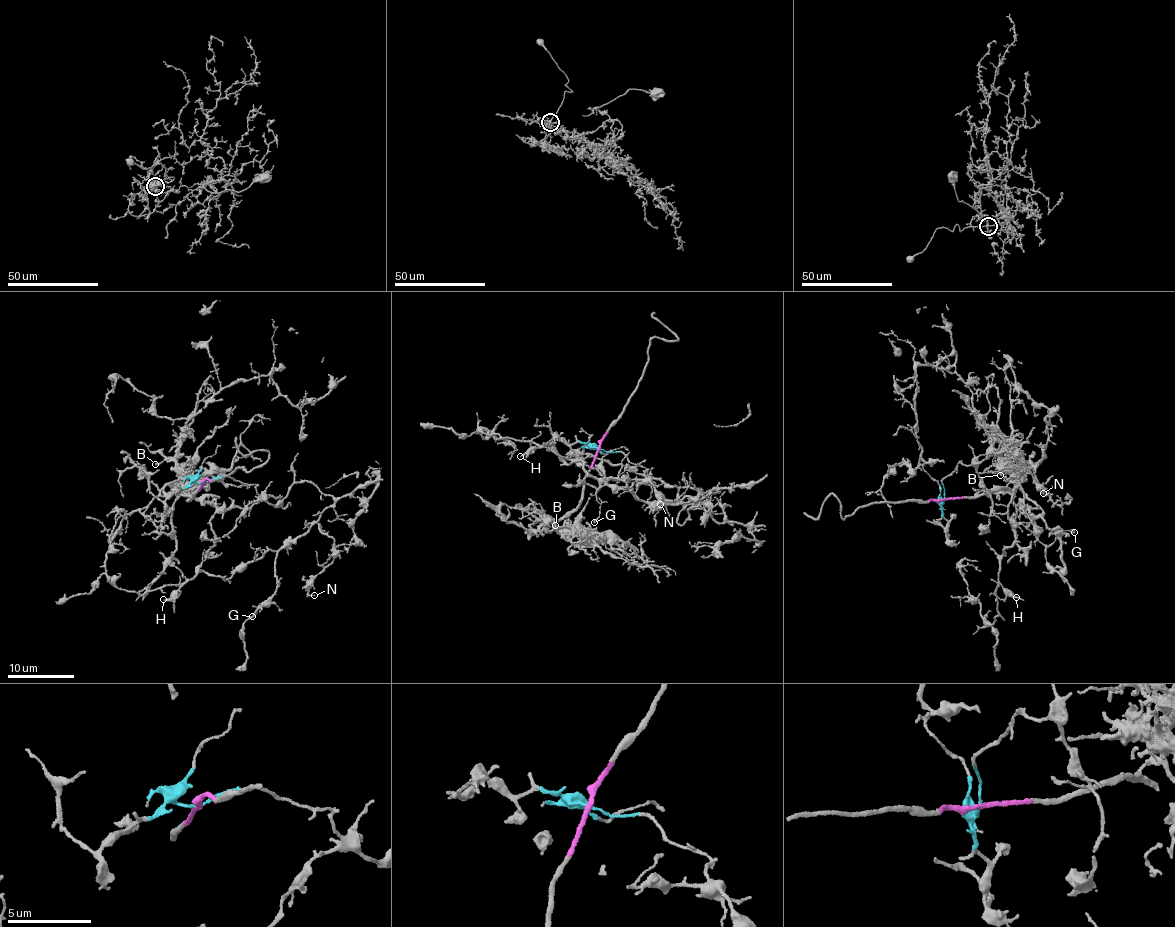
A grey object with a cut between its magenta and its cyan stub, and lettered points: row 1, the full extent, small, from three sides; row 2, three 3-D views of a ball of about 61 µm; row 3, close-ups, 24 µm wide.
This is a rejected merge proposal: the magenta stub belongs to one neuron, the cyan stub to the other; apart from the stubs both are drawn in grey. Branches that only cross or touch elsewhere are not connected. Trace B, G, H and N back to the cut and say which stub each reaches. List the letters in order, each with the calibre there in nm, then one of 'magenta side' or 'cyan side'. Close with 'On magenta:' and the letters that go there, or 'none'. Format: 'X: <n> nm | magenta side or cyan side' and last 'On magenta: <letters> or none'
B: 190 nm | magenta side
G: 160 nm | cyan side
H: 190 nm | cyan side
N: 110 nm | cyan side
On magenta: B

